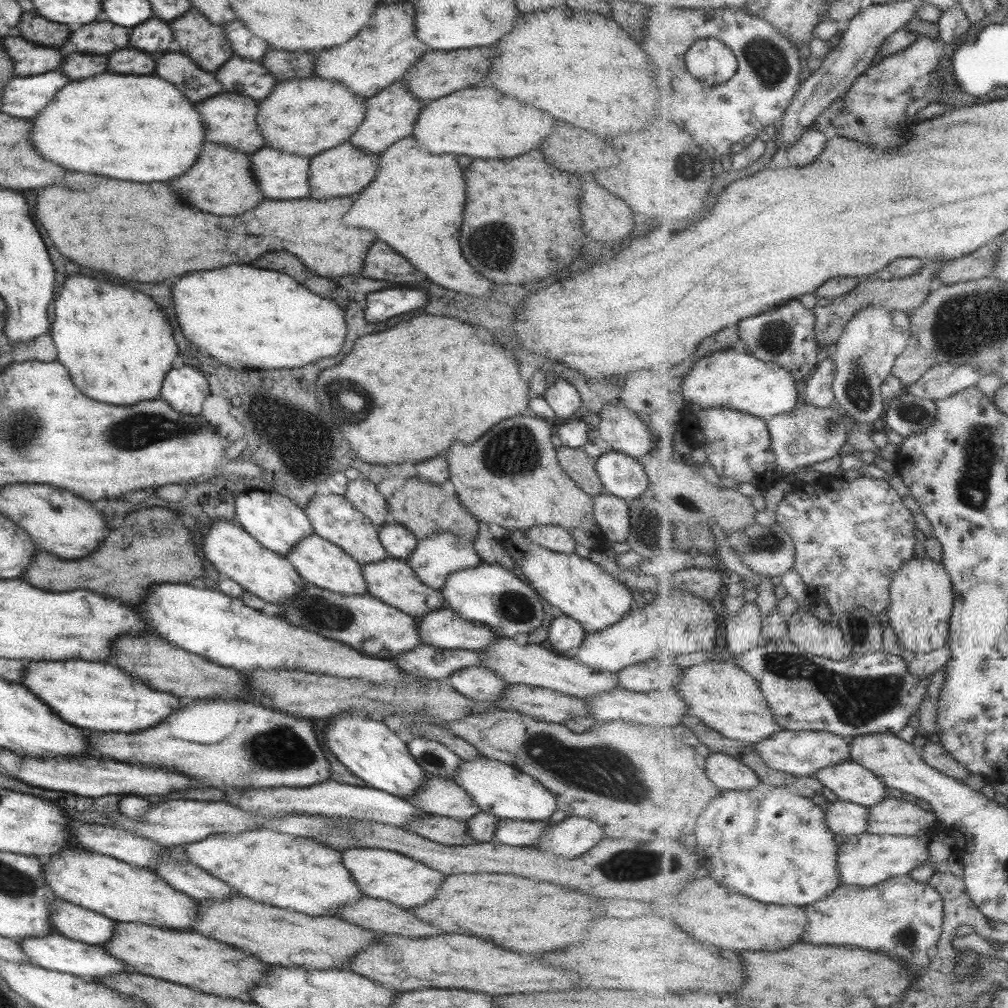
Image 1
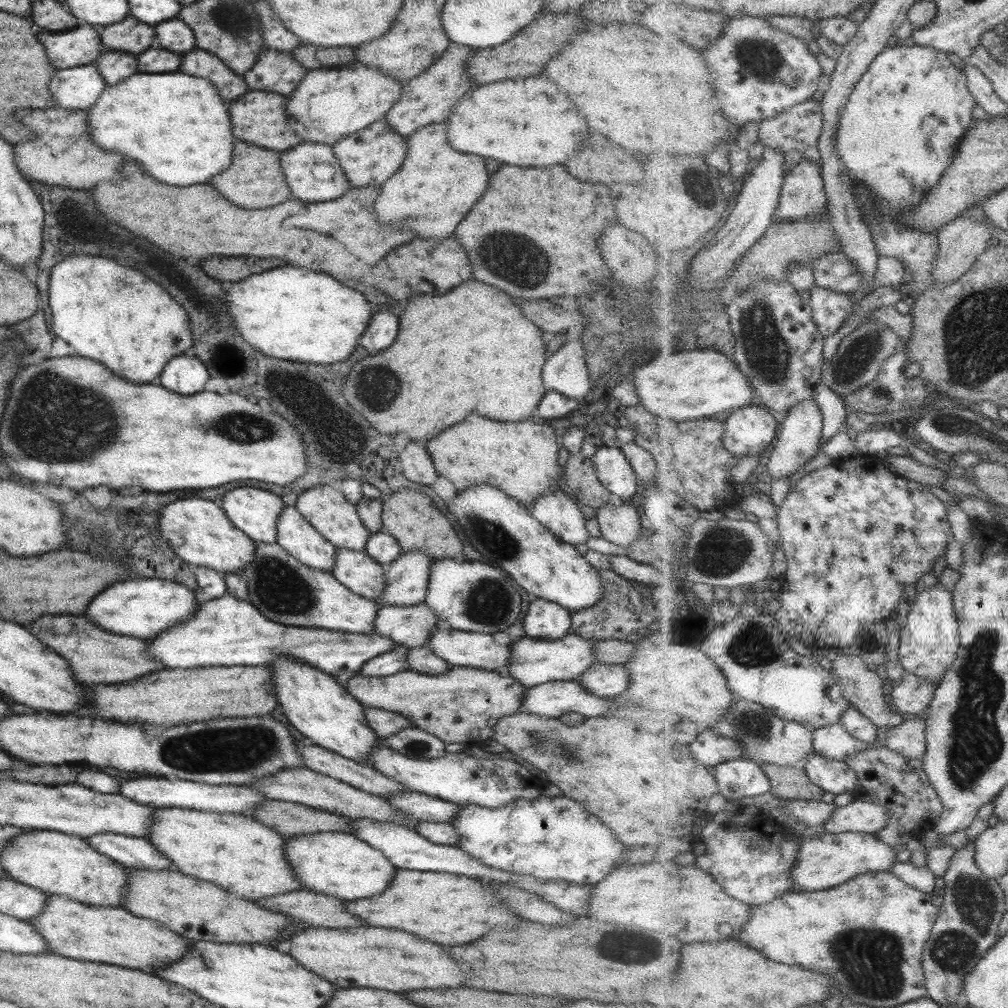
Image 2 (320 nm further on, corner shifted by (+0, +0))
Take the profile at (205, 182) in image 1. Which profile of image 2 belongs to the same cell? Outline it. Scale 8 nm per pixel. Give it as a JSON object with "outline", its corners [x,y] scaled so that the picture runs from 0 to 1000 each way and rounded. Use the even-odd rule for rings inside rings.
{"outline":[[[234,139],[230,151],[229,165],[221,173],[209,177],[217,192],[221,192],[229,202],[251,208],[251,206],[265,206],[279,202],[285,198],[285,194],[289,194],[281,179],[282,175],[277,169],[277,152]]]}

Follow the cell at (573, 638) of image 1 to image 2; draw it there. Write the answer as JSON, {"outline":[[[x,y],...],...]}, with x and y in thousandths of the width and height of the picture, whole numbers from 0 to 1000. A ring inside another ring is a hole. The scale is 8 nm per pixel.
{"outline":[[[527,594],[518,615],[522,632],[535,635],[555,635],[563,628],[566,607],[547,597]]]}

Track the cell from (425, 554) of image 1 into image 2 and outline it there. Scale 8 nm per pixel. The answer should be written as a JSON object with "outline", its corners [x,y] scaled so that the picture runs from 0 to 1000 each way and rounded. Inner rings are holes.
{"outline":[[[420,547],[414,550],[398,549],[380,567],[382,583],[373,599],[376,602],[408,602],[420,598],[429,558],[430,554]]]}

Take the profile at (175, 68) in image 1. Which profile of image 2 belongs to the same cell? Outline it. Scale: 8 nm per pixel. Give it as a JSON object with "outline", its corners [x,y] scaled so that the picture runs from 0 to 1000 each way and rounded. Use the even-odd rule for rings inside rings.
{"outline":[[[194,47],[180,54],[177,70],[207,79],[224,101],[233,100],[247,90],[240,76],[227,69],[211,53]]]}

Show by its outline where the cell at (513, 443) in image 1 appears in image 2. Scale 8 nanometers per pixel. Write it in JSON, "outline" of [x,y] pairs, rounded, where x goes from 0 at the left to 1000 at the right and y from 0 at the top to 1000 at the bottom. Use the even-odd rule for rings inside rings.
{"outline":[[[467,411],[465,417],[459,417],[451,423],[438,427],[432,435],[422,437],[421,441],[431,465],[436,472],[449,478],[451,486],[459,486],[471,478],[483,478],[498,486],[503,492],[514,496],[517,500],[530,496],[545,485],[555,485],[553,476],[559,473],[559,463],[553,459],[555,443],[554,431],[545,423],[535,423],[527,419],[493,419],[485,415],[477,415]]]}

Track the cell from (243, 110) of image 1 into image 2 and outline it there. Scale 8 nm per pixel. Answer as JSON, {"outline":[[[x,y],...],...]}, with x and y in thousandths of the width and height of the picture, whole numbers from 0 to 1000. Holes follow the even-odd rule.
{"outline":[[[246,90],[243,94],[237,95],[235,99],[226,101],[227,121],[231,123],[230,132],[234,140],[246,141],[247,143],[273,150],[277,153],[291,147],[300,141],[296,133],[285,123],[285,115],[282,109],[283,97],[262,90]]]}

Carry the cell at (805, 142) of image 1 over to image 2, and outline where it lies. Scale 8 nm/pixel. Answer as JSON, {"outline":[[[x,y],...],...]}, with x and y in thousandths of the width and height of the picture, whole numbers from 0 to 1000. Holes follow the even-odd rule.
{"outline":[[[795,159],[780,173],[769,217],[793,220],[819,210],[819,204],[815,168],[809,161]]]}

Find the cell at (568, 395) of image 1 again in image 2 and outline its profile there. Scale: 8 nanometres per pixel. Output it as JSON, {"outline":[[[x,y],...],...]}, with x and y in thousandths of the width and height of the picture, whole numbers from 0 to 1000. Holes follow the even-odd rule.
{"outline":[[[574,336],[561,339],[545,350],[540,356],[537,377],[543,388],[577,399],[586,381],[577,339]]]}

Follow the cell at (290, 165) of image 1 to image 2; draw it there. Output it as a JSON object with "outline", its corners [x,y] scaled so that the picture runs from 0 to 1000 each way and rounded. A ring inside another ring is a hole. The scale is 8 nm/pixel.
{"outline":[[[301,140],[279,152],[279,169],[289,188],[289,194],[301,200],[322,200],[322,198],[332,198],[344,190],[348,185],[328,151],[327,145]]]}

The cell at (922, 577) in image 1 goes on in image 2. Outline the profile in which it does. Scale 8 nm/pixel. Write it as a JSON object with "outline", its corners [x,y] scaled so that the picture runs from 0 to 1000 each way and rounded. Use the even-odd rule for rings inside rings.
{"outline":[[[932,578],[921,585],[909,588],[908,594],[897,604],[899,617],[893,626],[891,653],[898,665],[927,675],[930,681],[938,667],[950,655],[953,634],[951,614],[946,605],[946,589]]]}

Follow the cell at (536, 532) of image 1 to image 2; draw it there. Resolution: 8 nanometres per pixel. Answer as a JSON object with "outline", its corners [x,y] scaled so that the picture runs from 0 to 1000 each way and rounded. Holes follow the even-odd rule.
{"outline":[[[545,485],[535,491],[526,511],[561,540],[578,540],[583,535],[576,507],[557,485]]]}

